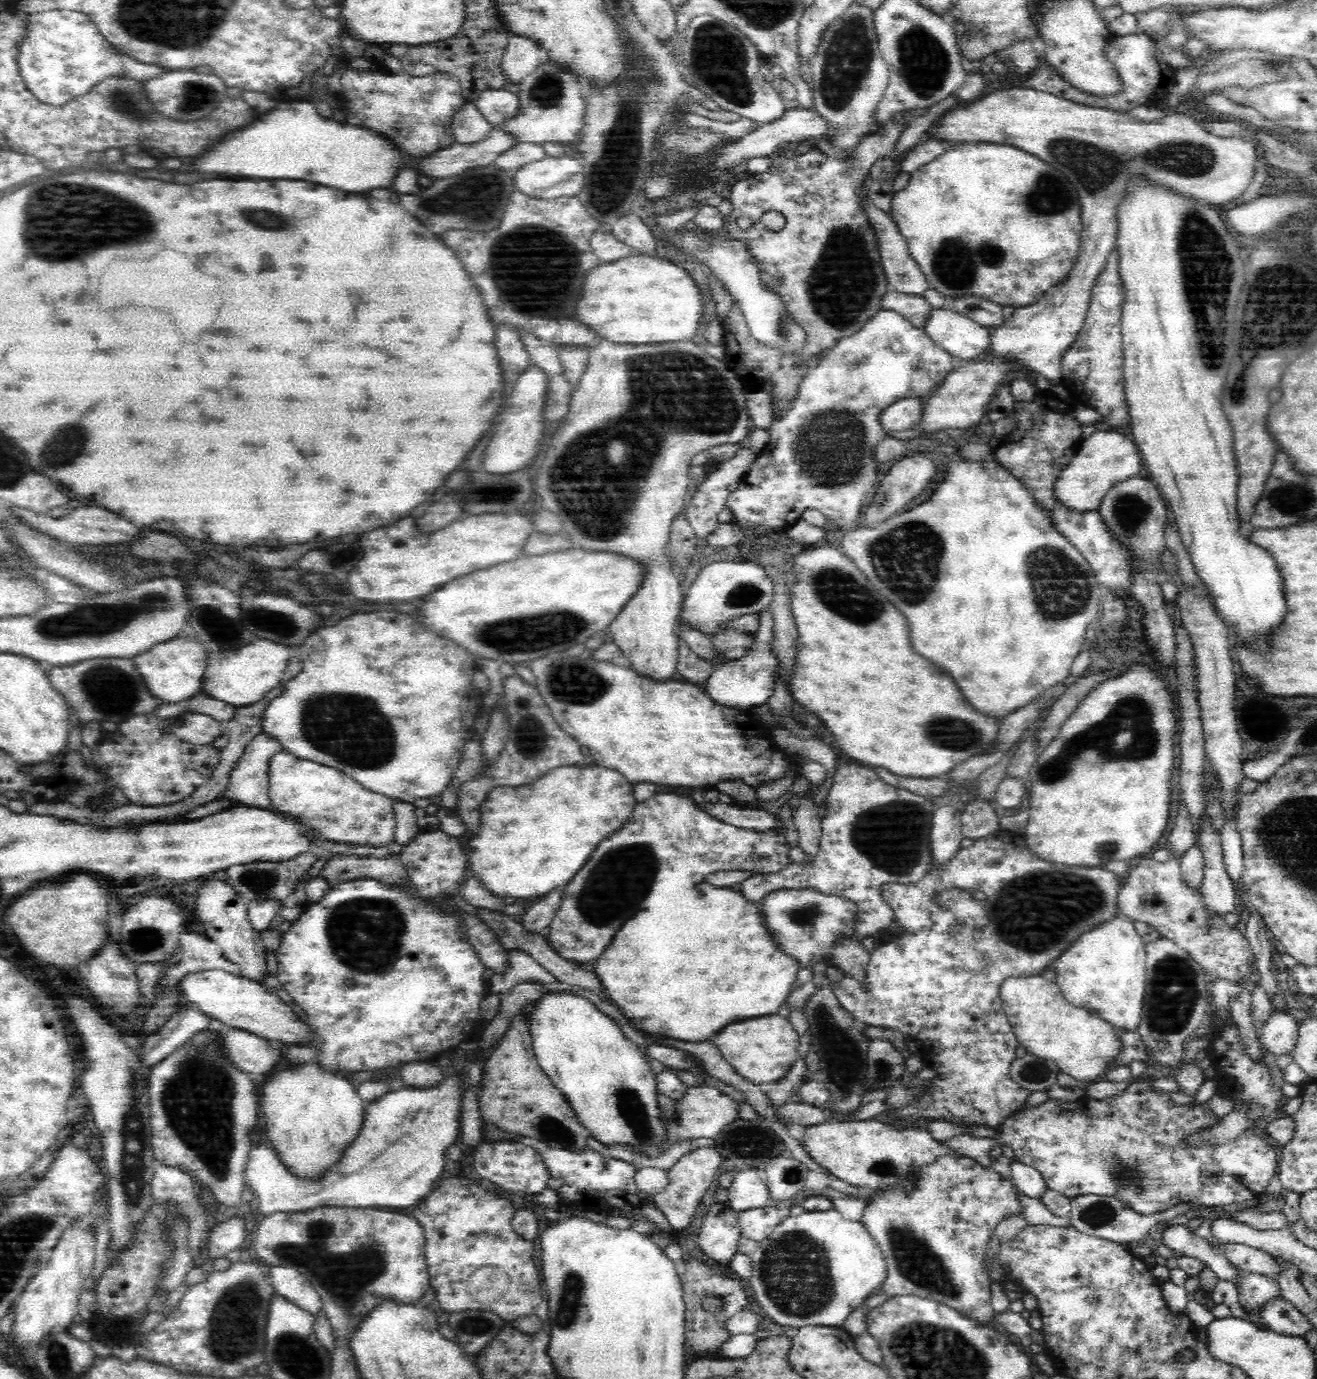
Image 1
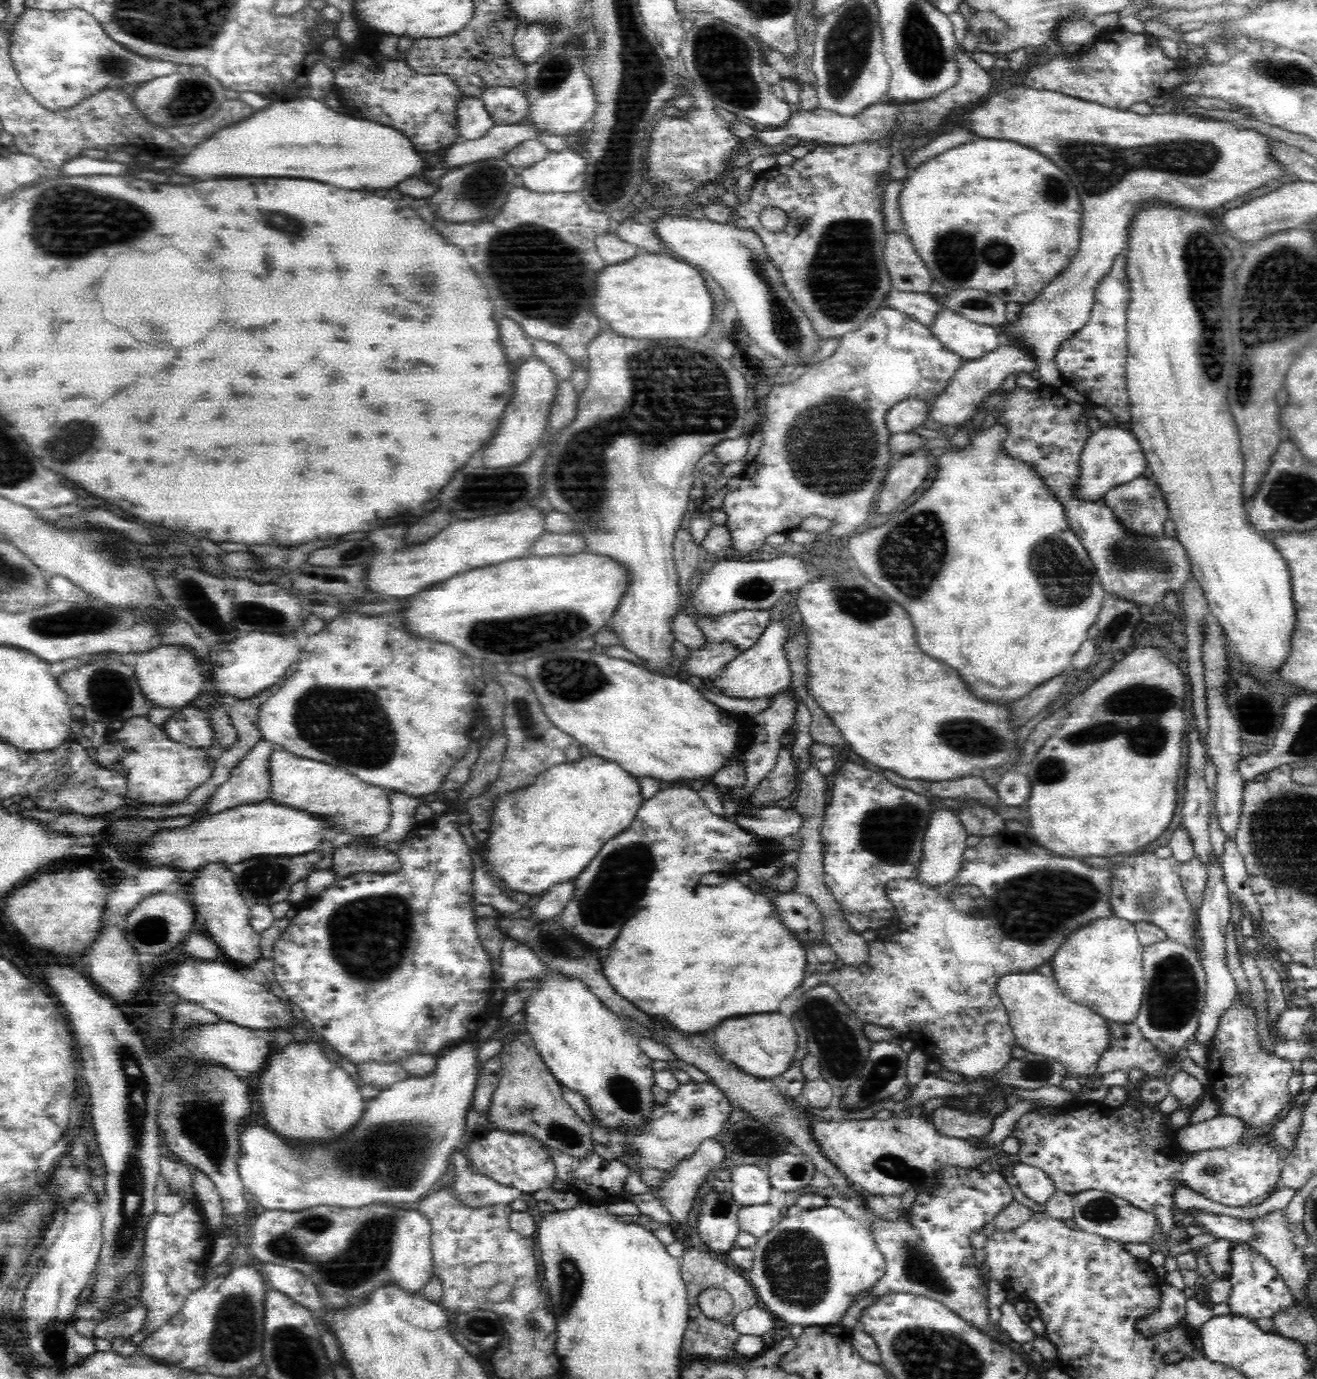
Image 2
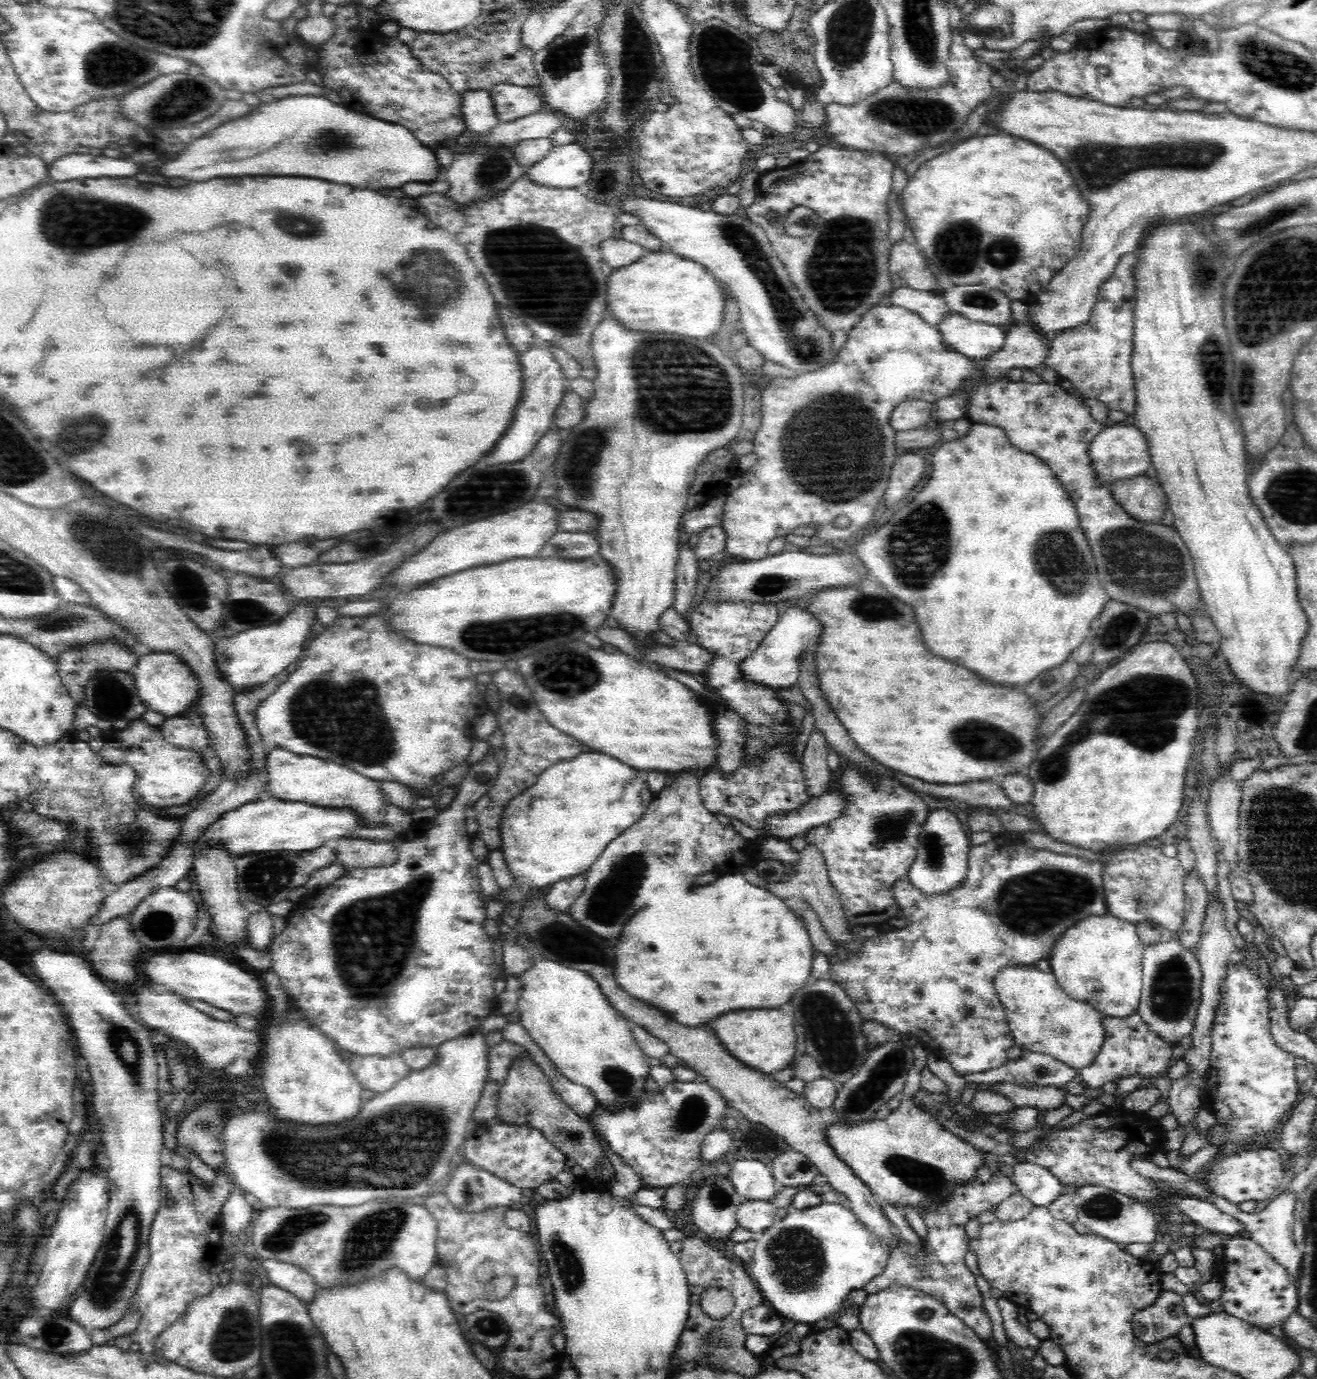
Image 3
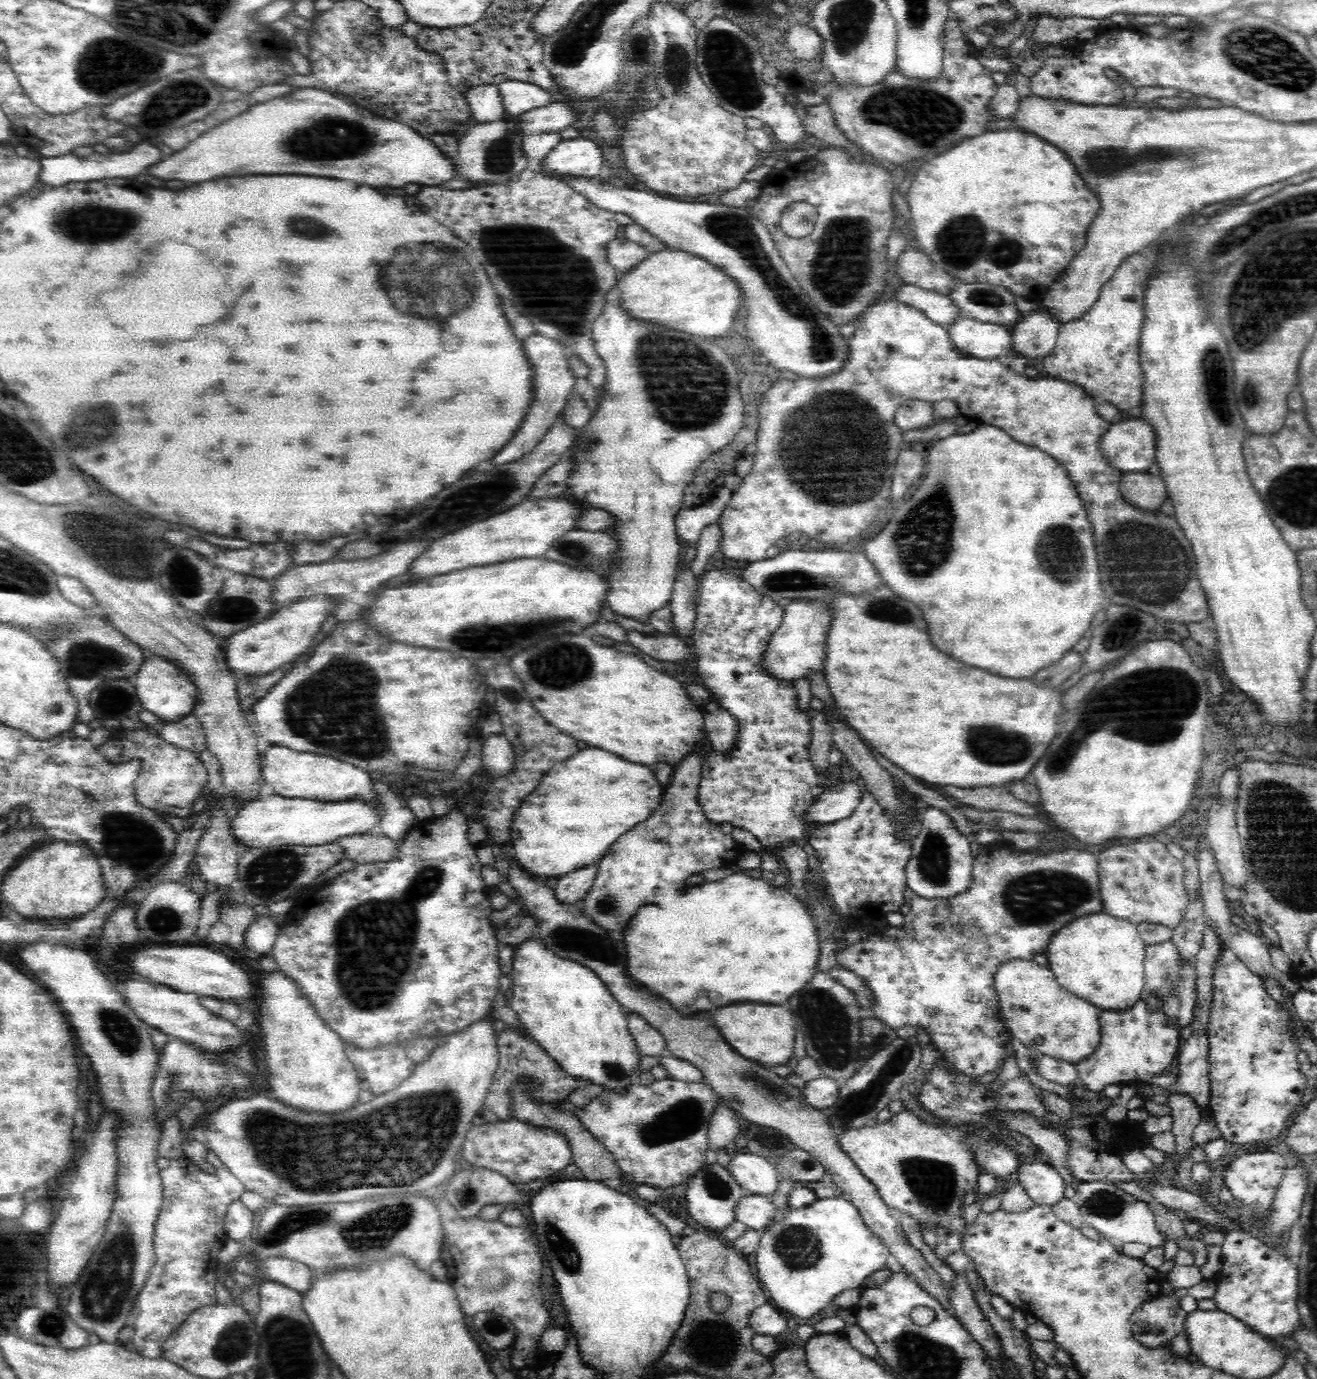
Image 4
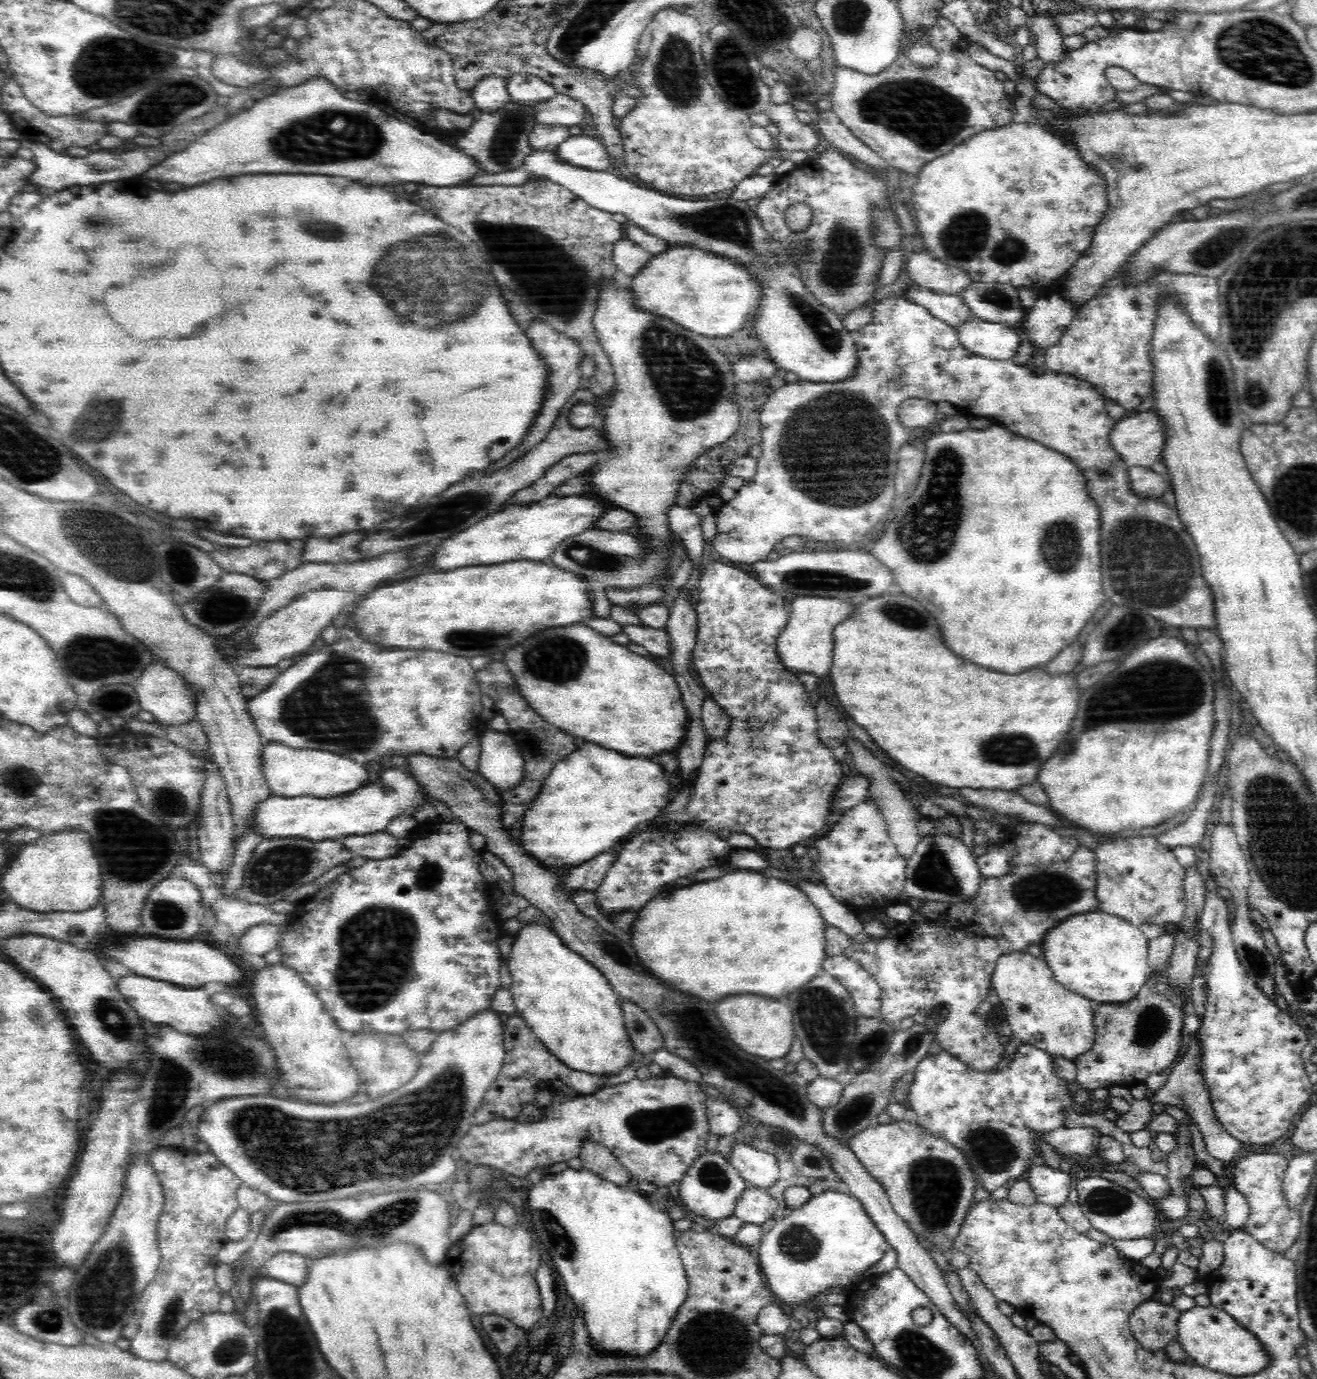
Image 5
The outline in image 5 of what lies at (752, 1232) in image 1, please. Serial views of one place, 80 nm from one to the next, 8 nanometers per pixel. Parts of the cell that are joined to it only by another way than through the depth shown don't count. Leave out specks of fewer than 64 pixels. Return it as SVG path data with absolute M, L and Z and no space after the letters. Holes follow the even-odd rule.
M746 1188L735 1206L735 1215L743 1222L766 1227L778 1208L776 1199L766 1189Z

